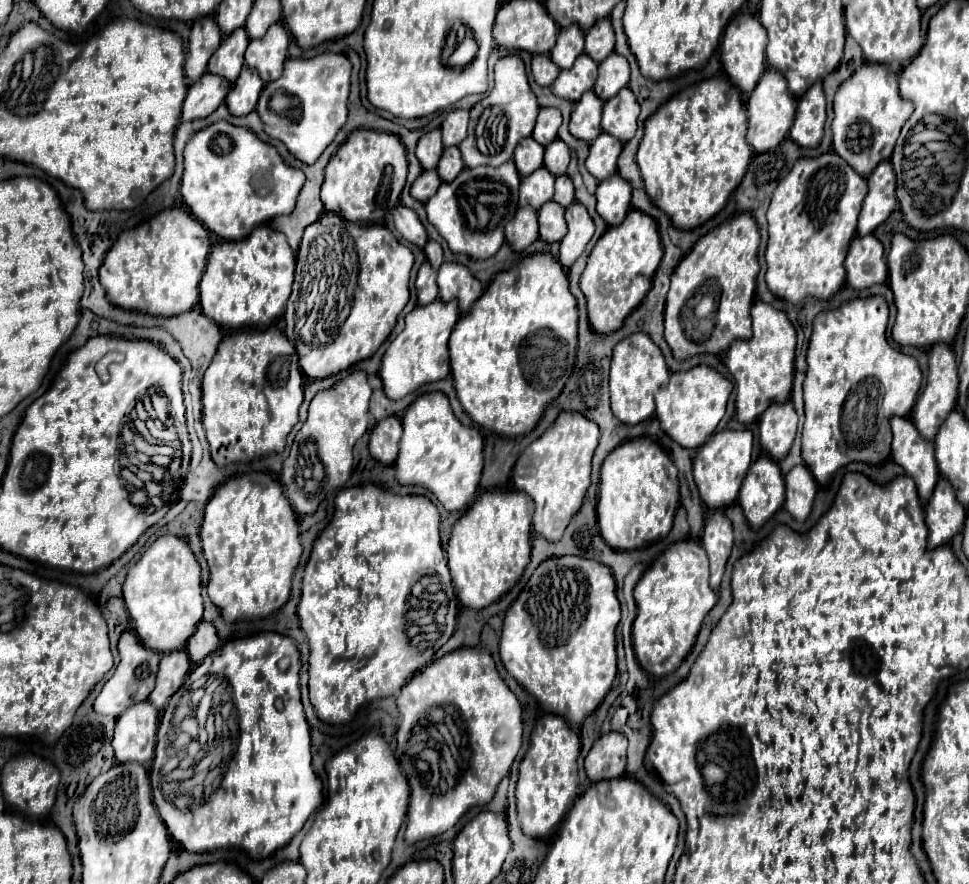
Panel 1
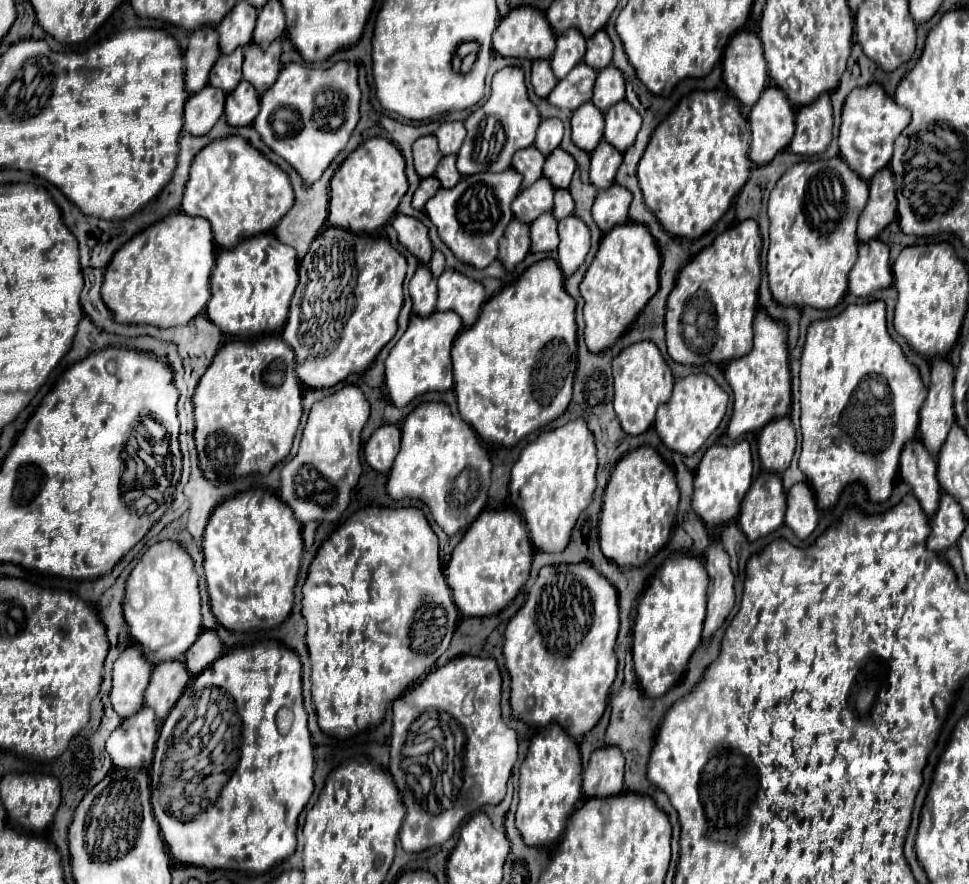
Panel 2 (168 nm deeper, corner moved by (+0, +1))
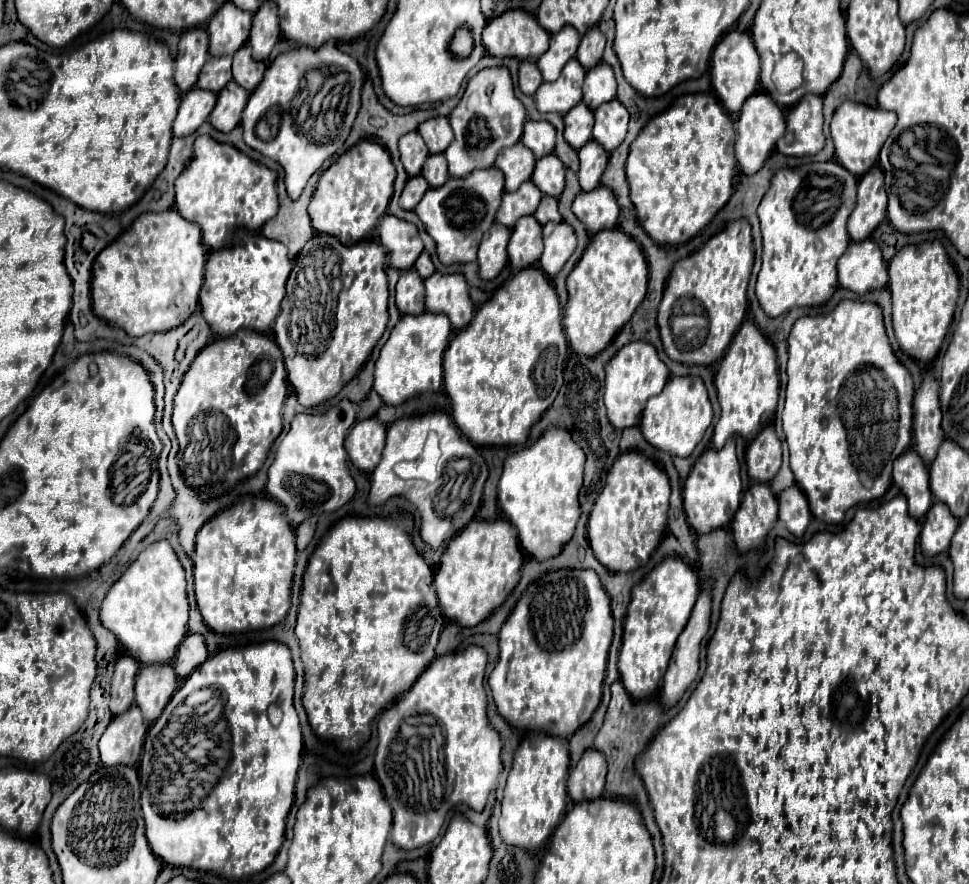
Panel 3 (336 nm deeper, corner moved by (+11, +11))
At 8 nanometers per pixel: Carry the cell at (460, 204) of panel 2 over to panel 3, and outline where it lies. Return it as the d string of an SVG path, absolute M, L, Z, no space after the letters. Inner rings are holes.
M496 167L476 169L466 177L450 177L442 187L428 189L416 205L416 215L426 227L426 233L438 245L438 257L444 265L476 261L478 245L496 221L496 211L504 195L502 173Z

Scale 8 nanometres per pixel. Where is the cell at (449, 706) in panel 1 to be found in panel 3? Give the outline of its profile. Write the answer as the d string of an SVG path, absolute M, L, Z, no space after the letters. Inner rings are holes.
M470 645L464 651L456 651L456 653L448 653L442 657L436 657L428 669L414 681L414 685L402 695L398 697L398 701L386 709L378 721L378 751L376 751L376 763L374 763L374 773L376 779L382 783L384 795L392 807L394 813L394 823L392 823L392 843L400 849L416 849L422 847L426 843L430 843L442 829L446 815L458 805L458 803L466 803L470 805L474 811L482 811L486 805L488 795L494 791L496 783L498 783L498 775L502 771L502 761L500 761L500 733L490 725L488 719L488 701L486 701L486 691L484 691L484 669L486 669L486 651L478 645Z

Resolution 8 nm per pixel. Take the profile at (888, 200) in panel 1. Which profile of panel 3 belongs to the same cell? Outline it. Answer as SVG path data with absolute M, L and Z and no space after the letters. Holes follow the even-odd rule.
M874 165L868 173L860 177L858 183L858 201L848 219L850 239L862 241L862 237L870 237L870 233L882 223L884 217L886 217L884 173L878 165Z

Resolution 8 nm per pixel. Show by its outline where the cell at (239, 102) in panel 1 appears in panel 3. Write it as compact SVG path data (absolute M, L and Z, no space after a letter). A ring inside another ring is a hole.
M230 81L220 93L214 111L210 113L208 121L214 125L218 131L232 131L240 123L240 115L246 107L248 101L248 91L238 87L236 81Z

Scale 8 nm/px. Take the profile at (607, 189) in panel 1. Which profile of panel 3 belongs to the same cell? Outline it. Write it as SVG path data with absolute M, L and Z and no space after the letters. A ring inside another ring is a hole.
M600 185L594 191L582 191L572 203L574 215L586 225L588 233L594 235L602 229L612 229L618 221L618 199L612 189Z

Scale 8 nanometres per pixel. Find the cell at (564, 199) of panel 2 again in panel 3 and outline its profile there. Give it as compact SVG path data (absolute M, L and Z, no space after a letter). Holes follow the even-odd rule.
M544 195L542 201L540 201L540 205L538 205L538 209L536 209L536 213L534 213L534 217L536 217L542 225L544 225L546 221L562 221L560 211L558 211L558 199Z

